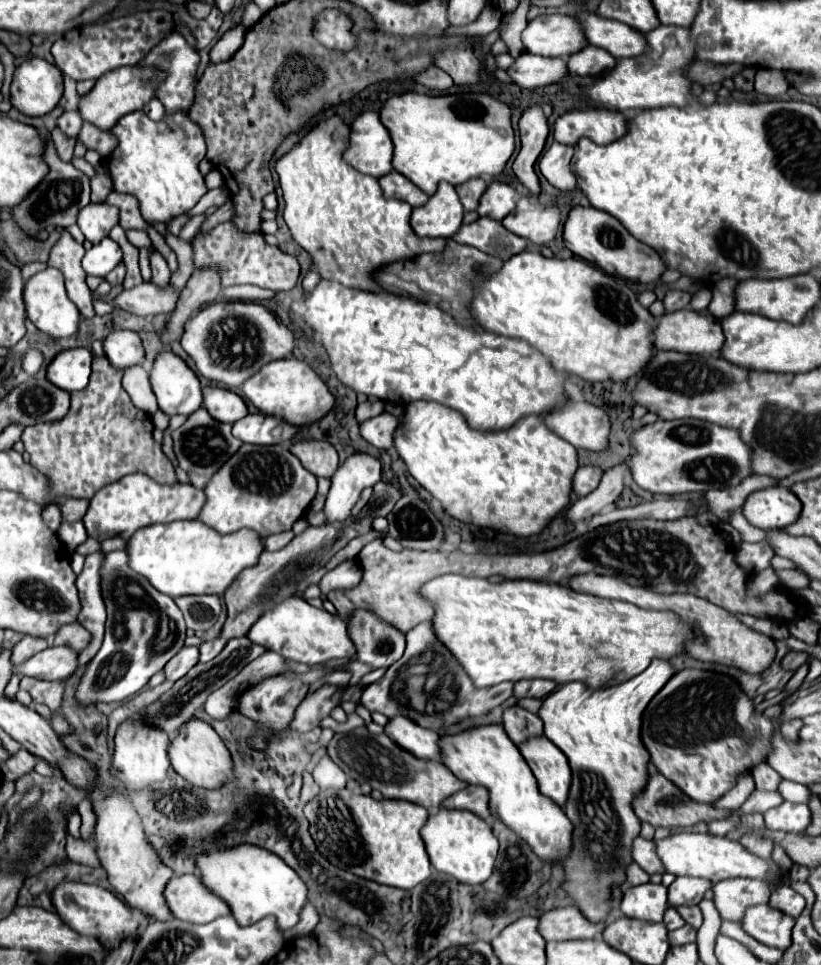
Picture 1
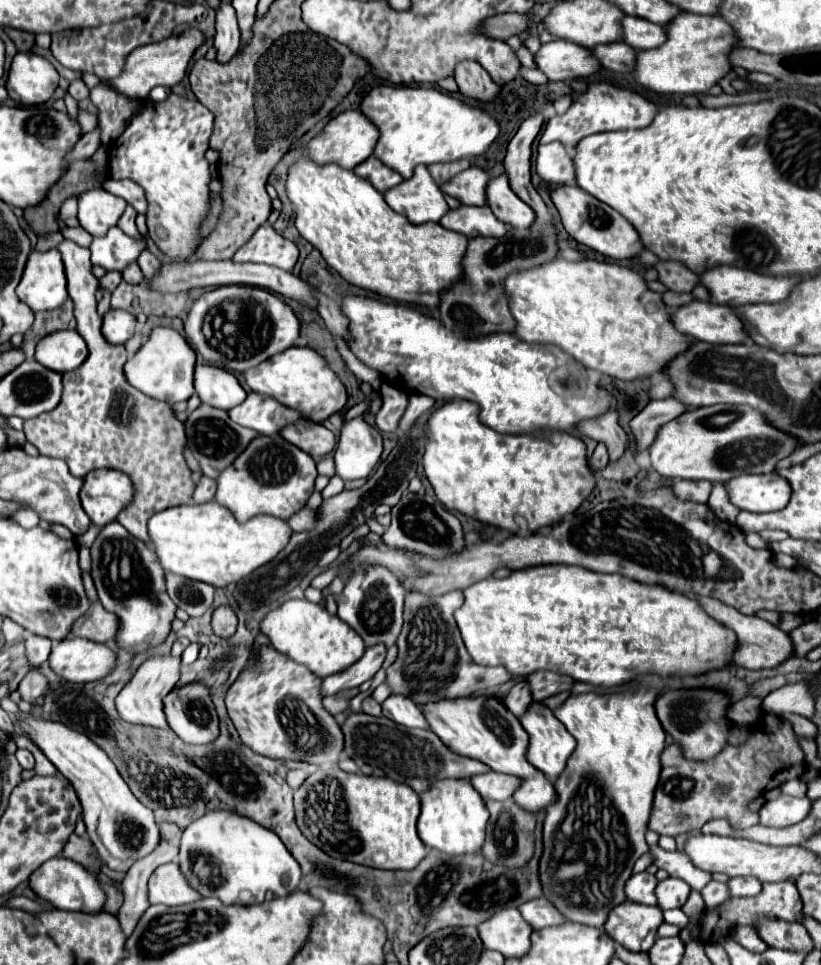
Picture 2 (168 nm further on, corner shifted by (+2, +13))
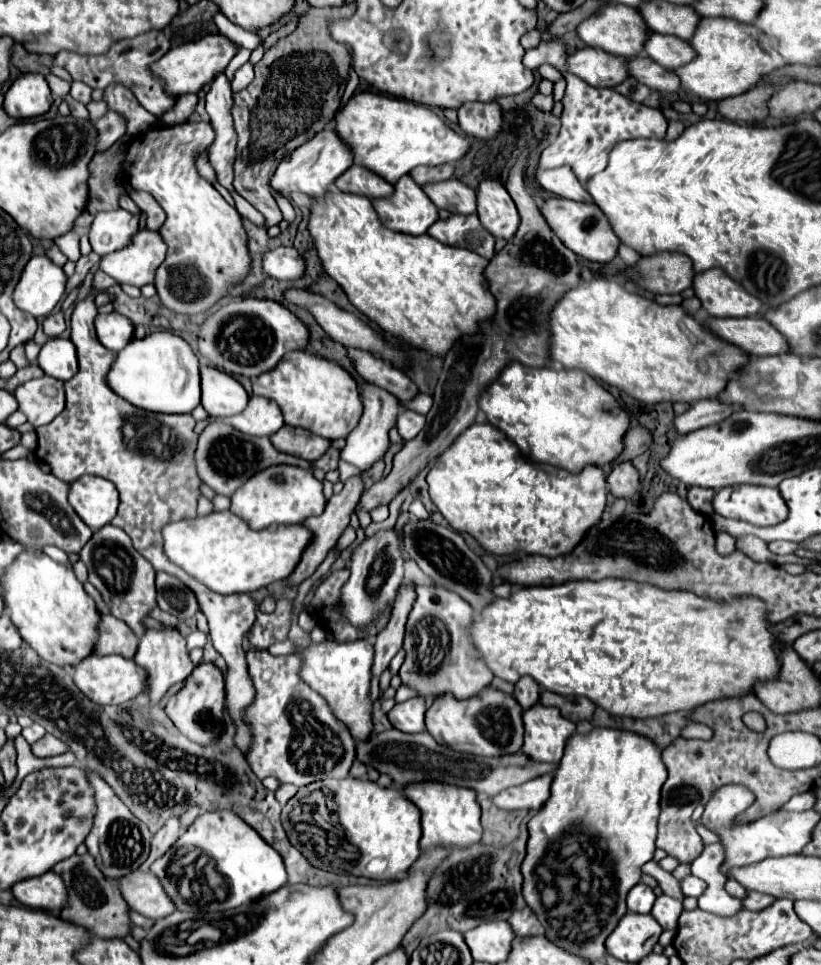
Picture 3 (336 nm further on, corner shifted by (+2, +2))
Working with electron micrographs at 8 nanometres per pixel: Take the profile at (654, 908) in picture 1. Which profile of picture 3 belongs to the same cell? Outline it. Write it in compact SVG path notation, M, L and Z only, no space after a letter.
M637 884L631 888L631 892L627 894L627 908L629 912L637 912L637 914L649 914L655 902L655 894L649 886L645 884Z

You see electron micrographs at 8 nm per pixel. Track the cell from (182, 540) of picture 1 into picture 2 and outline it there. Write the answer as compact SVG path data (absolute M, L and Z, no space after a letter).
M217 501L169 507L149 519L149 537L161 567L213 587L225 587L245 579L249 573L277 557L277 553L289 543L291 535L293 531L283 519L261 515L243 525Z

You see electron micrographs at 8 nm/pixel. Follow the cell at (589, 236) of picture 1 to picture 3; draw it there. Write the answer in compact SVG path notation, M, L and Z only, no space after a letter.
M547 198L545 204L541 206L541 214L545 216L553 232L561 238L561 242L565 242L577 256L583 256L585 260L601 262L601 264L617 258L621 240L613 232L607 216L599 210L599 206L589 202L573 202L567 198Z

